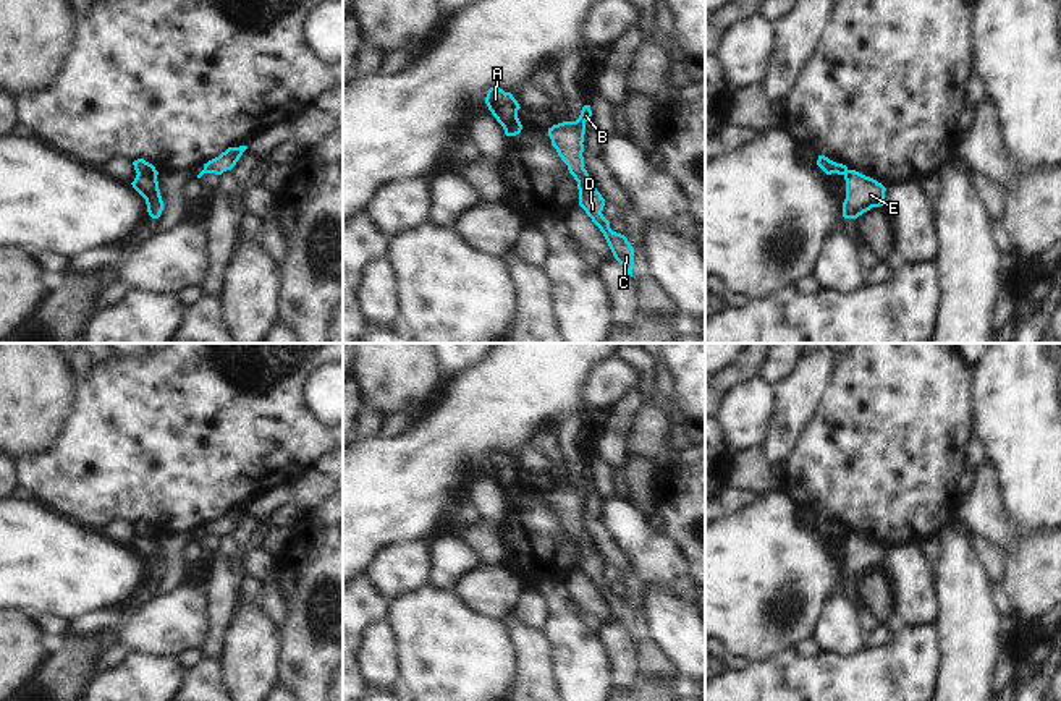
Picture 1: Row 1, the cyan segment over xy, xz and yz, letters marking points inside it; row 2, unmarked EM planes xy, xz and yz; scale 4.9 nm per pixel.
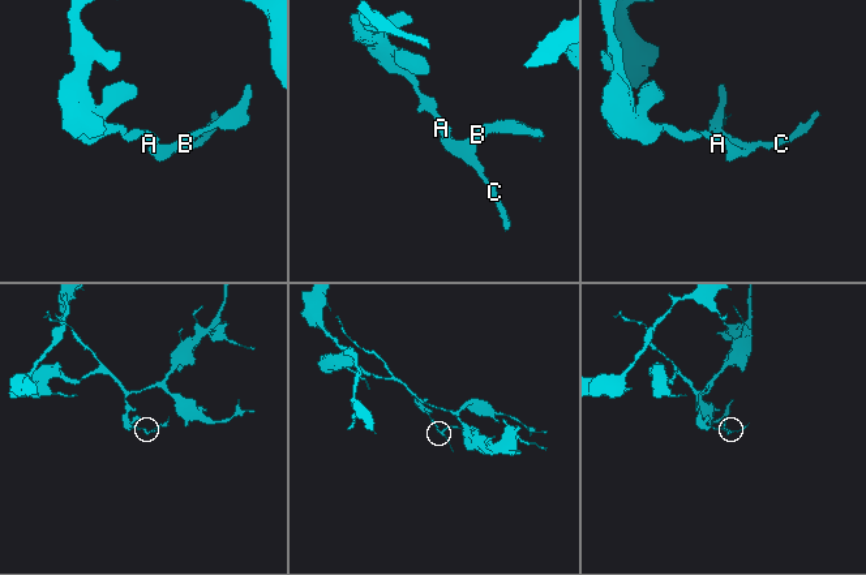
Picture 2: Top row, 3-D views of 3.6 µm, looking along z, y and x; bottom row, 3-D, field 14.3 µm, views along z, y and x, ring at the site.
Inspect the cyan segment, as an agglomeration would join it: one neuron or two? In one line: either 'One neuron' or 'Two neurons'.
Two neurons

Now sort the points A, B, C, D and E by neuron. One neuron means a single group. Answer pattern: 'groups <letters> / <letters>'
groups A / B C D E

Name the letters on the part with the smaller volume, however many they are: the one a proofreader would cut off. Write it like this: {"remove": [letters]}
{"remove": ["B", "C", "D", "E"]}

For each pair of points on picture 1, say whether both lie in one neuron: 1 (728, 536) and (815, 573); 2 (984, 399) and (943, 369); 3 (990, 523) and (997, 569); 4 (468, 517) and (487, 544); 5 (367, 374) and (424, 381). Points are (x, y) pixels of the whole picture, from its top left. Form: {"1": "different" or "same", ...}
{"1": "same", "2": "different", "3": "different", "4": "different", "5": "same"}

